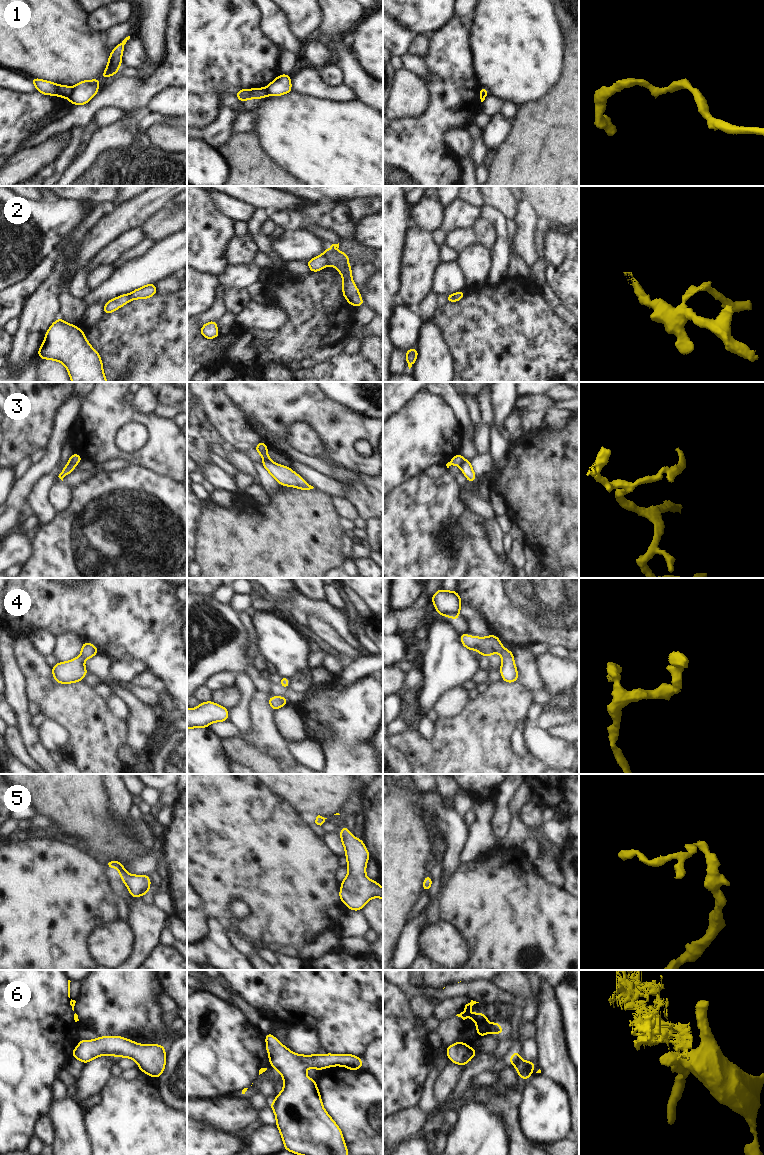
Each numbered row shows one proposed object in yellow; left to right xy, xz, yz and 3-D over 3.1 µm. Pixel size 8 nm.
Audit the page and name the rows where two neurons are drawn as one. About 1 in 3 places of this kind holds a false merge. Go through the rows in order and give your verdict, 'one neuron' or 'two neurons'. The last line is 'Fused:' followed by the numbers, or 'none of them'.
1: two neurons
2: two neurons
3: two neurons
4: one neuron
5: one neuron
6: two neurons
Fused: 1, 2, 3, 6

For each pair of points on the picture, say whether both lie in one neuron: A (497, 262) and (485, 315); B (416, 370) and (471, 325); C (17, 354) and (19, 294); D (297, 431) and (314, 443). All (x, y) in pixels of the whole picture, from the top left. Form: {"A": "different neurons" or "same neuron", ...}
{"A": "different neurons", "B": "different neurons", "C": "different neurons", "D": "same neuron"}

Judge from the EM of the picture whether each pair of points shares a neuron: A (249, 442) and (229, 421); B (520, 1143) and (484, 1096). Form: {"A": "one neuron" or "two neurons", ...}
{"A": "one neuron", "B": "one neuron"}

